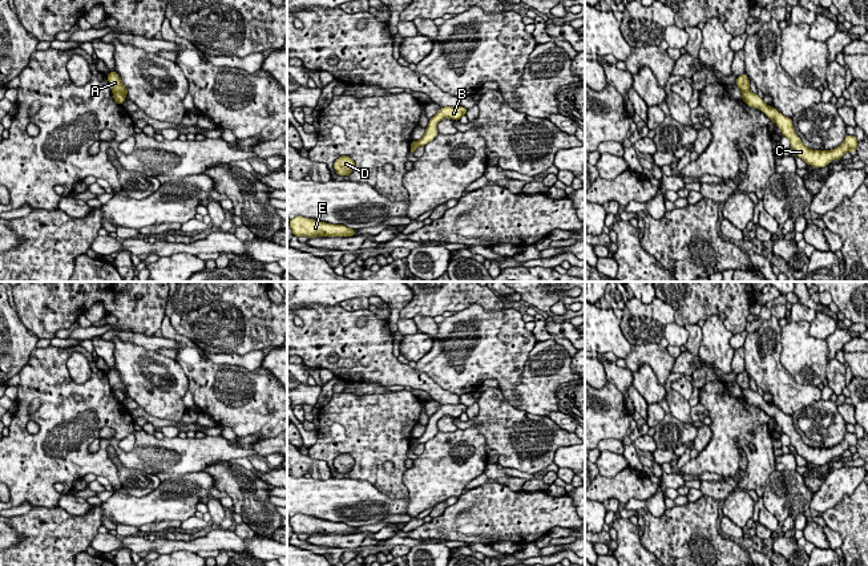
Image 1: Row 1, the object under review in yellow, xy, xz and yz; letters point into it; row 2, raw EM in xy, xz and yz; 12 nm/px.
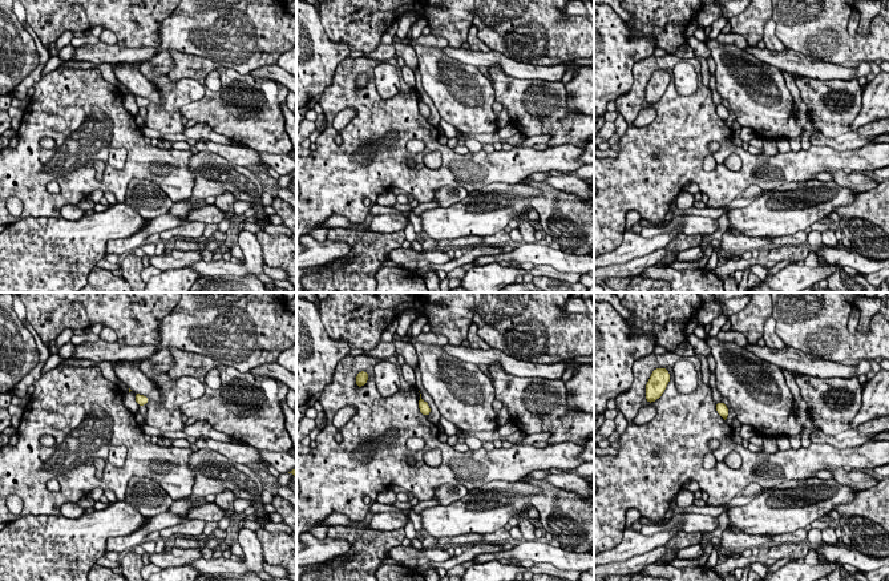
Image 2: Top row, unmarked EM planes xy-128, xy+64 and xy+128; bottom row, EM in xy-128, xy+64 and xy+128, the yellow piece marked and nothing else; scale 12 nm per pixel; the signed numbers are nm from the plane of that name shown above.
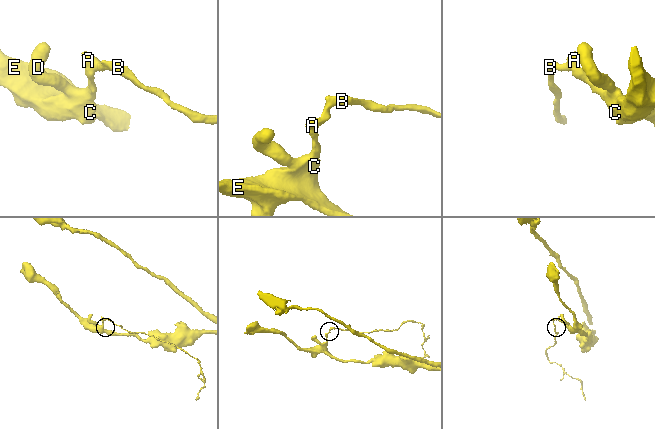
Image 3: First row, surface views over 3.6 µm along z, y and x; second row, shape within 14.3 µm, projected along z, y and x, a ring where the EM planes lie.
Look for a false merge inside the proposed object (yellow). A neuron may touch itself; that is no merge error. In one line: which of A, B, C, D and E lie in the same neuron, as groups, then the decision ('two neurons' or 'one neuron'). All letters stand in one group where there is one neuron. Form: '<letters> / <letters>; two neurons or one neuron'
A B / C D E; two neurons

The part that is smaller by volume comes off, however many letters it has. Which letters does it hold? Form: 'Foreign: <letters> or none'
Foreign: A, B

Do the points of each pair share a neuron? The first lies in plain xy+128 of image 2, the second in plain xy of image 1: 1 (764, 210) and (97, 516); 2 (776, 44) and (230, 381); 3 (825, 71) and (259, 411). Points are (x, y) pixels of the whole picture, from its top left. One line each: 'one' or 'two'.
1: one
2: one
3: two

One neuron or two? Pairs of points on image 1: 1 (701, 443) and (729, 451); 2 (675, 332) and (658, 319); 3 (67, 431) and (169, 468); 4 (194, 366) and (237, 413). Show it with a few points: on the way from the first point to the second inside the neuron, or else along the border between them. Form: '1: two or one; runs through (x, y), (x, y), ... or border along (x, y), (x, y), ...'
1: two; border along (709, 425), (711, 439), (698, 453)
2: two; border along (674, 320), (665, 327), (662, 336)
3: one; runs through (92, 419), (118, 419), (145, 443)
4: one; runs through (206, 379), (216, 400), (223, 405)

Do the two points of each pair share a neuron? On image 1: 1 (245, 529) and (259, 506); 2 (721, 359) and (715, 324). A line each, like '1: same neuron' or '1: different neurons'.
1: different neurons
2: same neuron

